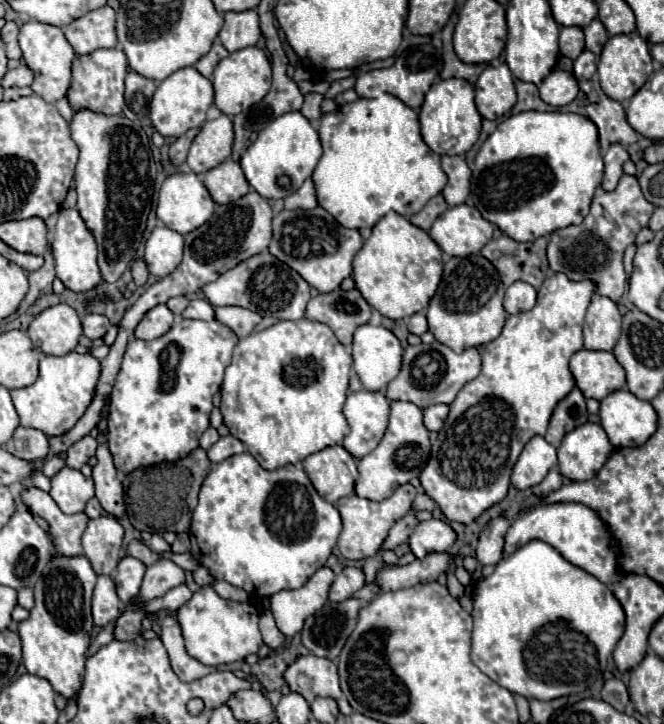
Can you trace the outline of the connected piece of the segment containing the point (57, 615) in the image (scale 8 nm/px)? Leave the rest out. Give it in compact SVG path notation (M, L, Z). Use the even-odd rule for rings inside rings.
M85 556L51 558L35 584L35 606L31 616L19 624L27 672L47 678L53 690L67 700L77 700L77 694L83 686L85 658L93 634L91 594L95 580L97 574Z

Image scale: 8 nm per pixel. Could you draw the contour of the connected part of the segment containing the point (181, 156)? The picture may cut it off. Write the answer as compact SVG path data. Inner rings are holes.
M193 128L193 130L189 130L187 134L183 134L183 136L179 136L173 144L171 144L171 148L169 148L169 158L171 158L171 162L175 164L175 166L183 166L185 164L185 158L187 158L187 150L189 150L189 146L191 146L191 142L193 142L193 138L197 136L197 128Z

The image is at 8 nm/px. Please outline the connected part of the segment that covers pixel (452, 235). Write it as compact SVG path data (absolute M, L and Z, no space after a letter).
M467 204L447 208L431 226L429 236L449 256L477 254L493 236L493 226Z

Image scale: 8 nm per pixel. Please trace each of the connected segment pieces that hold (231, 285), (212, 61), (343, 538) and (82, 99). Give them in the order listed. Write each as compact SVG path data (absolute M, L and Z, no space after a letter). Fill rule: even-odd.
M269 250L247 258L247 262L239 262L239 266L227 270L215 282L203 286L203 292L213 306L241 306L261 316L275 316L281 320L301 320L311 298L311 286Z
M209 50L205 56L201 56L199 58L199 62L195 64L195 68L205 76L205 78L211 78L211 74L213 74L213 68L219 64L219 56L213 52L213 50Z
M403 484L403 486L399 486L395 490L393 496L389 496L389 498L385 498L381 502L359 498L357 494L341 498L337 502L341 520L343 520L343 532L341 532L339 540L337 540L341 556L347 558L347 560L363 560L363 558L375 556L381 550L391 526L399 518L403 518L407 512L411 512L411 502L413 502L415 494L417 494L417 490L411 484Z
M105 48L105 50L95 50L93 54L85 56L75 56L73 60L73 82L69 88L69 102L73 110L79 108L89 108L93 112L103 112L103 114L121 114L123 110L123 80L125 74L129 72L127 66L127 56L123 54L121 48Z

